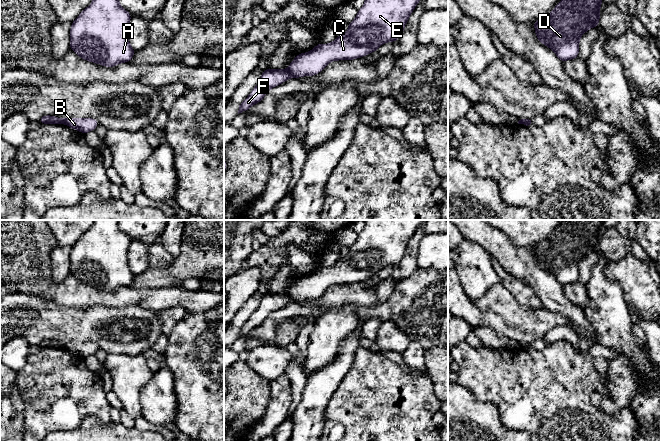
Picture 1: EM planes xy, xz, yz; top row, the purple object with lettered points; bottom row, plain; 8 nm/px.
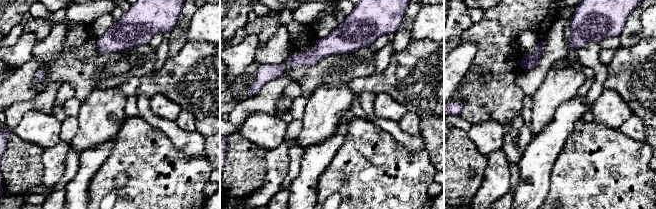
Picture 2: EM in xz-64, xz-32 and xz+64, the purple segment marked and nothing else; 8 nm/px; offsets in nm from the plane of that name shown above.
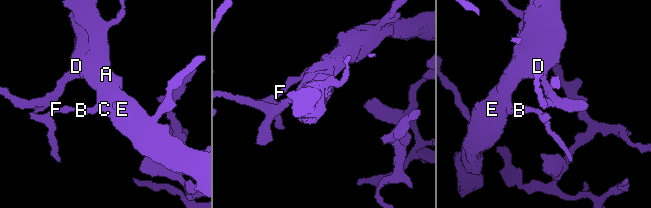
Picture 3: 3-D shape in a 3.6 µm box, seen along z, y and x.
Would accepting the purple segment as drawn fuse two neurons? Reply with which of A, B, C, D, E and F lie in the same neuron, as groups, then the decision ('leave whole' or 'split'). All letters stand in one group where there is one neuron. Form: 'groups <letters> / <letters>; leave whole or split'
groups A B C D E / F; split

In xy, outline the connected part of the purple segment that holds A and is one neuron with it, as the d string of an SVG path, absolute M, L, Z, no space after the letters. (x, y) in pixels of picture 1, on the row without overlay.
M94 220L91 228L71 247L70 274L80 282L104 291L115 291L120 287L130 286L134 281L135 274L128 262L132 240L120 229L119 221Z

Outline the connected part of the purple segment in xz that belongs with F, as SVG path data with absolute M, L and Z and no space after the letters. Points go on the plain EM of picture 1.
M288 293L263 294L258 308L239 329L238 338L247 335L251 330L261 326L270 313L284 307L290 302L291 298Z

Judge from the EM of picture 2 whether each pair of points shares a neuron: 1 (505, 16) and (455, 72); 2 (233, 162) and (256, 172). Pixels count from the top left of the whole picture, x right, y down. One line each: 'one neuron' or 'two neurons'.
1: two neurons
2: one neuron

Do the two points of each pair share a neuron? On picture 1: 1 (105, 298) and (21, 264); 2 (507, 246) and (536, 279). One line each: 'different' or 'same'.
1: same
2: same

